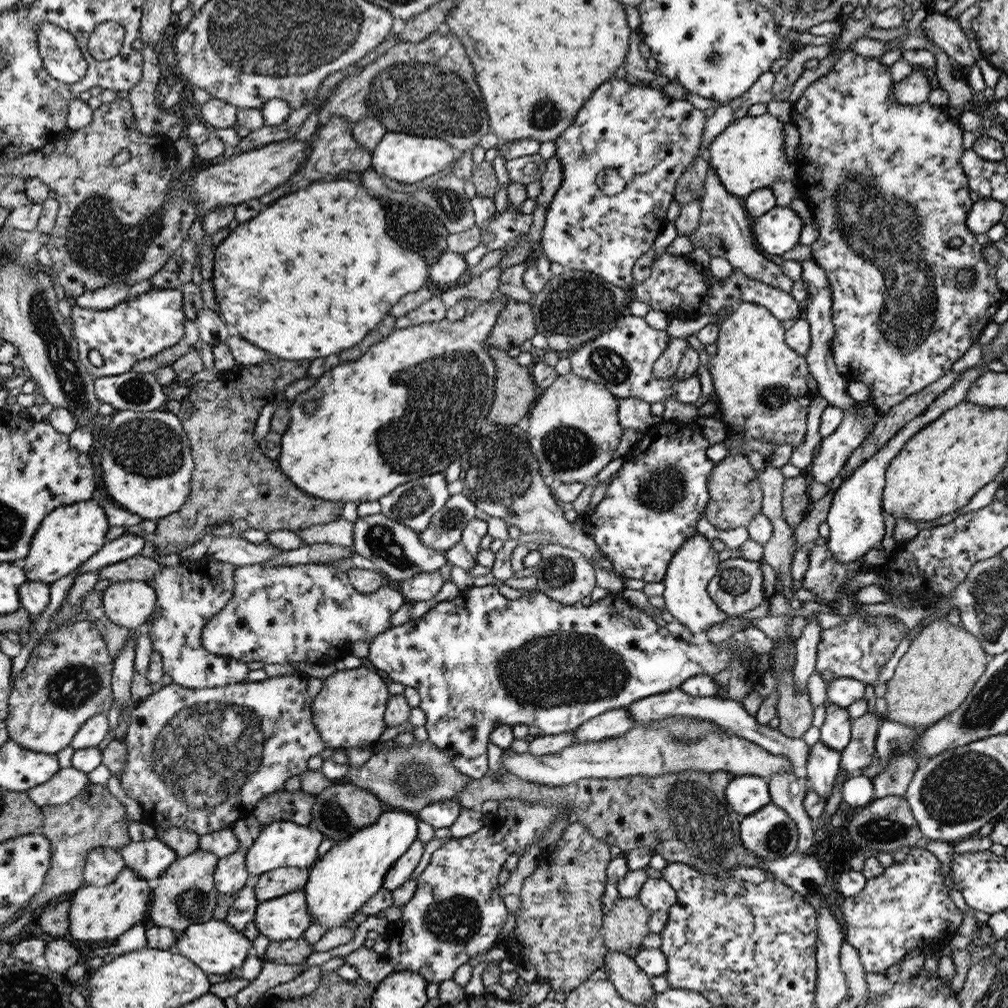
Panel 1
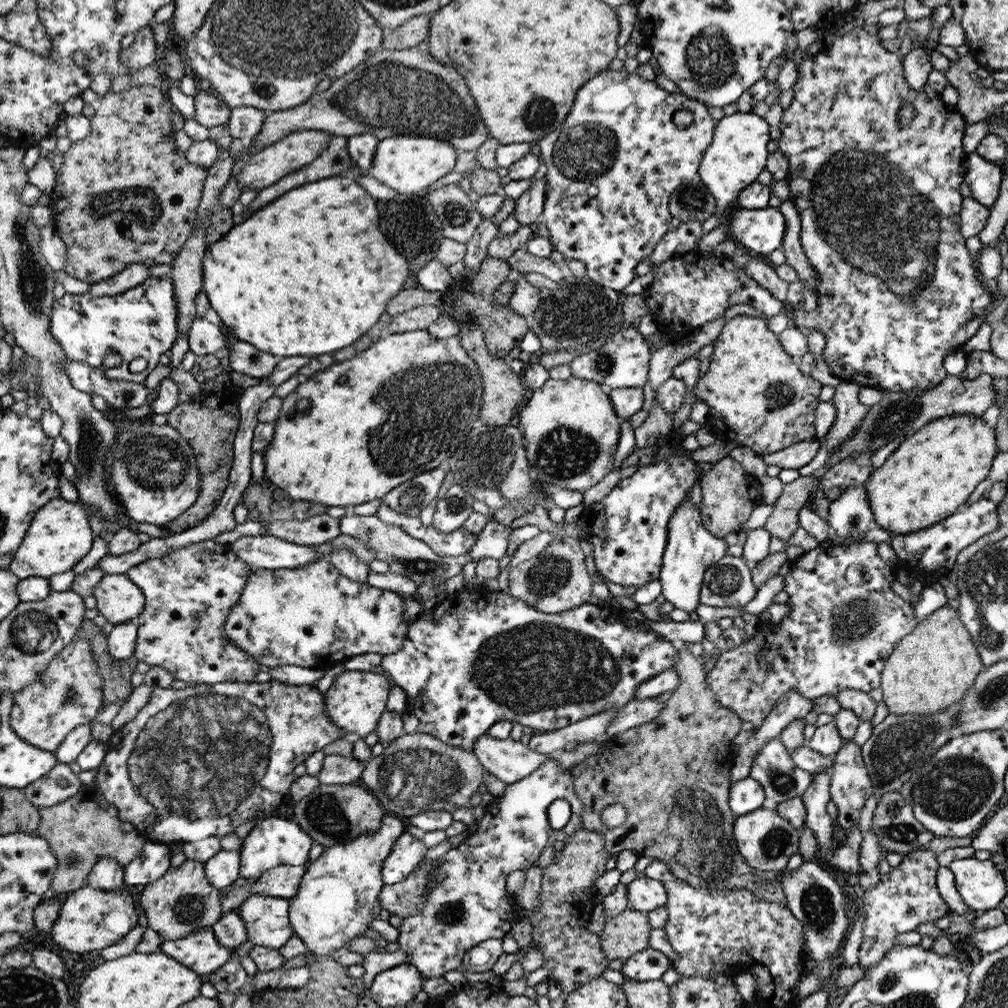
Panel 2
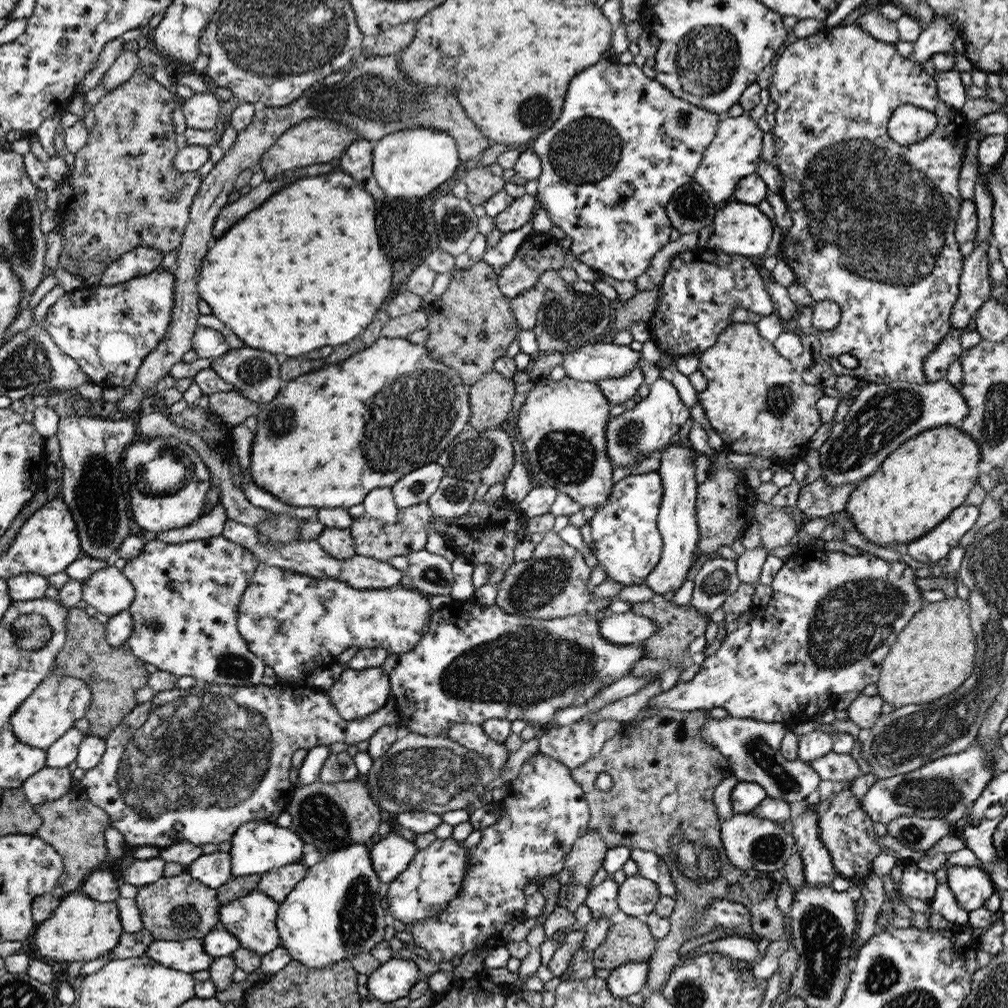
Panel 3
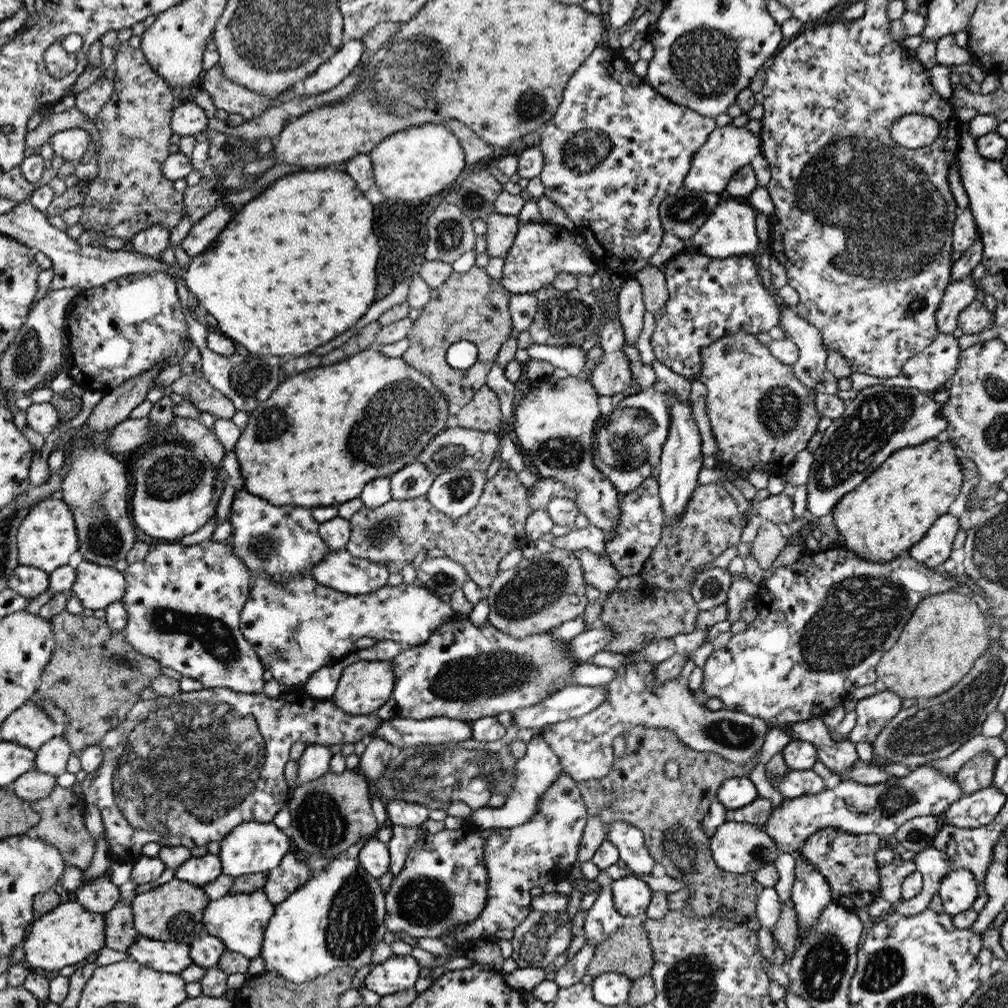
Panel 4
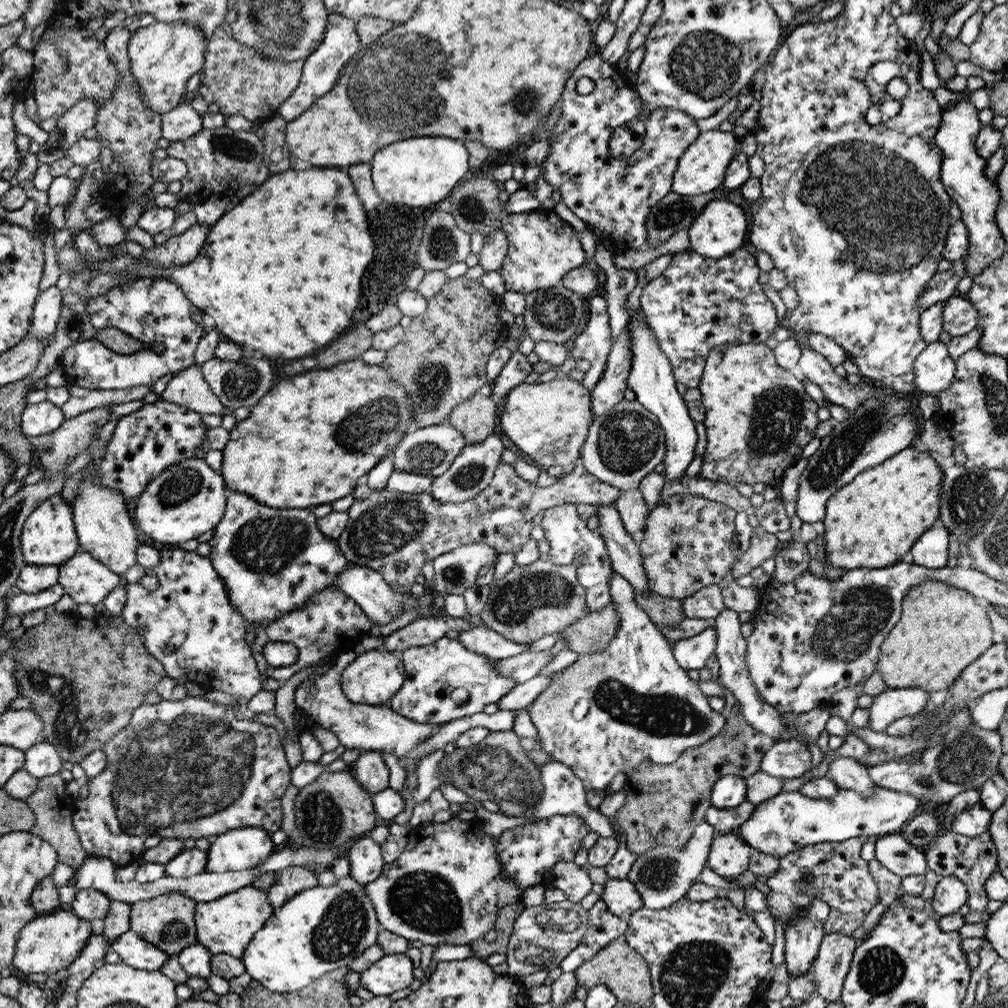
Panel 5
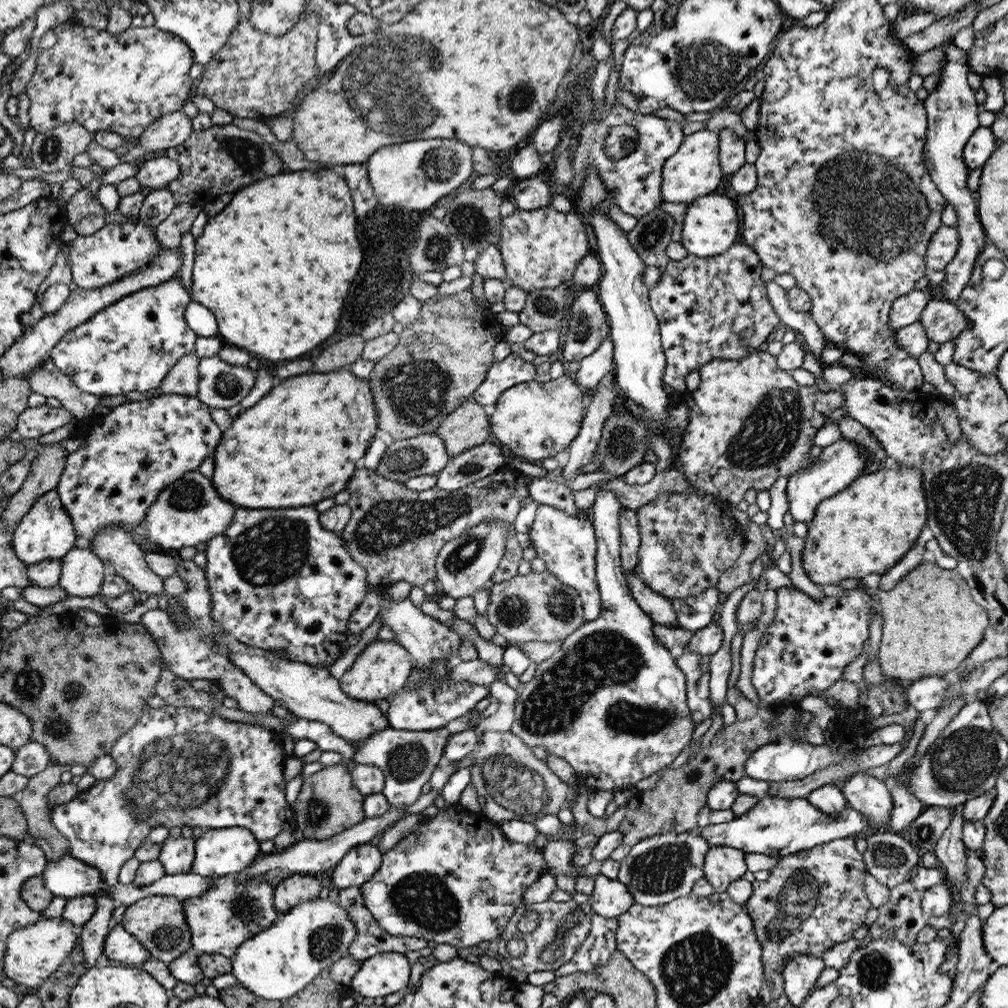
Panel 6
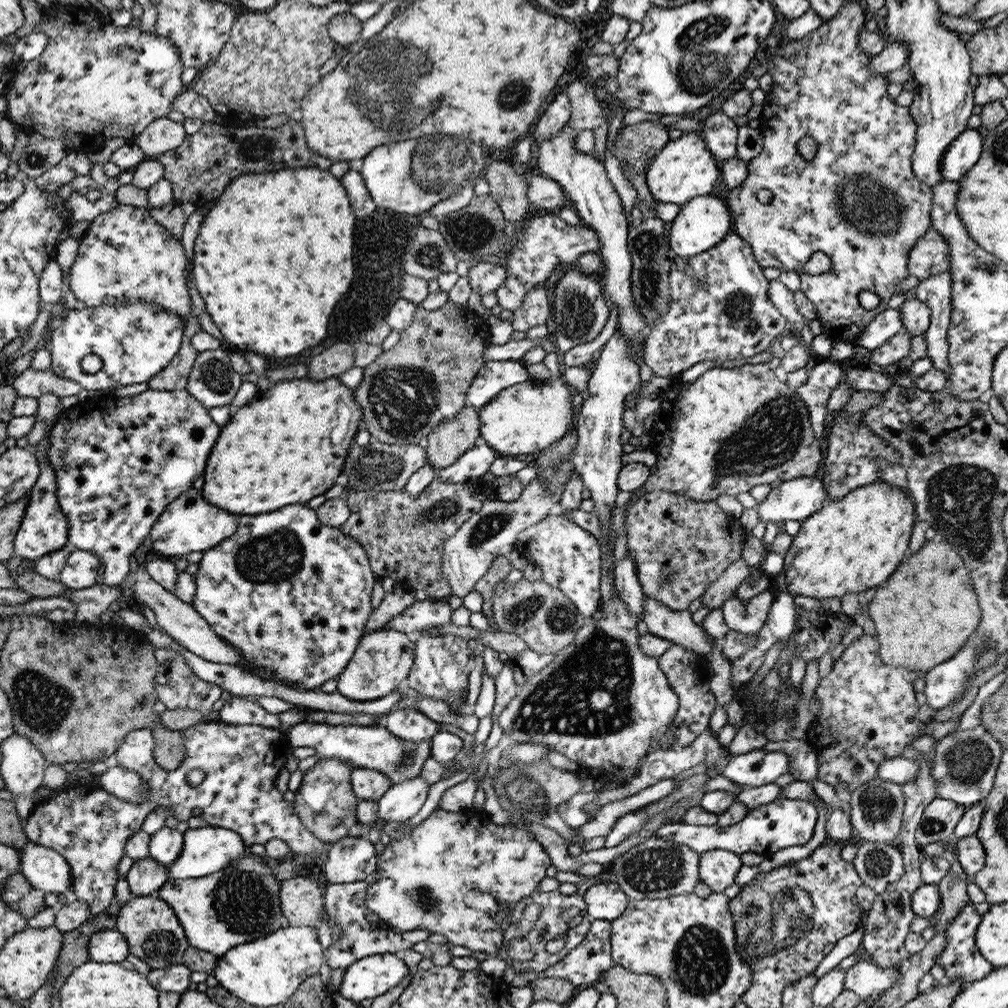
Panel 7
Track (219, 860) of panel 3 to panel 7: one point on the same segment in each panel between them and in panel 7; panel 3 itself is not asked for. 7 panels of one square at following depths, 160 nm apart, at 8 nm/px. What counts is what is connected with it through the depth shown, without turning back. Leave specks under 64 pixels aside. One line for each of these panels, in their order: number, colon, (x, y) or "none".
4: (200, 870)
5: (190, 862)
6: (177, 855)
7: (165, 845)

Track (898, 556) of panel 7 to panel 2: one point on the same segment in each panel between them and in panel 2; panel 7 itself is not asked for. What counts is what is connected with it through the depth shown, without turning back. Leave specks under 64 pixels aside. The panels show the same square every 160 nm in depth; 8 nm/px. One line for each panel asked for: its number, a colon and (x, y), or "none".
2: (930, 475)
3: (919, 484)
4: (882, 518)
5: (871, 522)
6: (866, 528)

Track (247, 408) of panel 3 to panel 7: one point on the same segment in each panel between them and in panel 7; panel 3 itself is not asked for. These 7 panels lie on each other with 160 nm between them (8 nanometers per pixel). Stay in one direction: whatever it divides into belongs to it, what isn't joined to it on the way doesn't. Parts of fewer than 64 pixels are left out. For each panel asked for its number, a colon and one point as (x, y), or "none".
4: (205, 398)
5: (187, 387)
6: (183, 378)
7: (175, 376)

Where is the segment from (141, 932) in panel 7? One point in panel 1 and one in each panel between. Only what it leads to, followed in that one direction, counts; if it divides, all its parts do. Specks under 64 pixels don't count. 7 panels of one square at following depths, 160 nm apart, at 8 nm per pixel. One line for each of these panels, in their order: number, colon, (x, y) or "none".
1: (185, 894)
2: (182, 901)
3: (179, 908)
4: (172, 912)
5: (168, 921)
6: (159, 923)

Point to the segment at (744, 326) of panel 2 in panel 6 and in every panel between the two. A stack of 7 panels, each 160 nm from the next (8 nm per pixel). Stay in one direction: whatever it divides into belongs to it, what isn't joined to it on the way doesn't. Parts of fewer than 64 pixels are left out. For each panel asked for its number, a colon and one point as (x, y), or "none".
3: (755, 399)
4: (761, 415)
5: (758, 417)
6: (749, 420)

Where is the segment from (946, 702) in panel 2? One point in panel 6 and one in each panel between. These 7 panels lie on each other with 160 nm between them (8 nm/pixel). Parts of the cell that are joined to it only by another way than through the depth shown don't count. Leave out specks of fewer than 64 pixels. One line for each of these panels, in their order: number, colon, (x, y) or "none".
3: (934, 654)
4: (946, 634)
5: (942, 628)
6: (931, 623)

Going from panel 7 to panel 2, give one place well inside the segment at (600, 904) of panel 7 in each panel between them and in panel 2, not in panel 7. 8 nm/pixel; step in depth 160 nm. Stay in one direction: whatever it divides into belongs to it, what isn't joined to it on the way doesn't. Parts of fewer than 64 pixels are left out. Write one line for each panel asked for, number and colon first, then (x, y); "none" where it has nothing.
2: (644, 894)
3: (636, 896)
4: (631, 896)
5: (621, 897)
6: (610, 898)

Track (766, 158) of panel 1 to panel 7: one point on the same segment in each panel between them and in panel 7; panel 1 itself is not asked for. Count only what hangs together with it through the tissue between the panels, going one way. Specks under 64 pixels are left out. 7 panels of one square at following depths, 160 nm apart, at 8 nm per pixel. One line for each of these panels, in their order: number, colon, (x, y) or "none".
2: (737, 154)
3: (734, 152)
4: (727, 148)
5: (701, 169)
6: (693, 170)
7: (684, 168)

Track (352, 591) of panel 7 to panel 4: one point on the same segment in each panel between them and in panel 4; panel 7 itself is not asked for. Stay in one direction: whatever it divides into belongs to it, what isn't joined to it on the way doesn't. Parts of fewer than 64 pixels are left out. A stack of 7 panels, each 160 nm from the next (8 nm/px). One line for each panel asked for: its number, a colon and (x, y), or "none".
4: (283, 540)
5: (272, 560)
6: (279, 580)

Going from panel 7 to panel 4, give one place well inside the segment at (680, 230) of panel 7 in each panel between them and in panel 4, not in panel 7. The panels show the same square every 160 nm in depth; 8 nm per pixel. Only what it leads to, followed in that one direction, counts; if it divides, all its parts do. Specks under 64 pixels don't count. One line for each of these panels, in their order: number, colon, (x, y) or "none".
4: (730, 230)
5: (721, 227)
6: (712, 223)

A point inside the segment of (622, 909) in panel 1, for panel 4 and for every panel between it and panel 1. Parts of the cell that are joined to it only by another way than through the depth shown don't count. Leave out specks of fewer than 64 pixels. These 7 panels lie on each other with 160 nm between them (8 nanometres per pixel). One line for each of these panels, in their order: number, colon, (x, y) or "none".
2: (628, 933)
3: (630, 941)
4: (628, 951)

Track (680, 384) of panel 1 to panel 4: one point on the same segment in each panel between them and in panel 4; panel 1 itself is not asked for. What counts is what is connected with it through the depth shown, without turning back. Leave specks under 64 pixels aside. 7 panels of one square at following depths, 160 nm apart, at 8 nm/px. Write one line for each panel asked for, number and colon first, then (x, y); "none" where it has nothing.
2: (623, 361)
3: (592, 362)
4: (572, 359)

